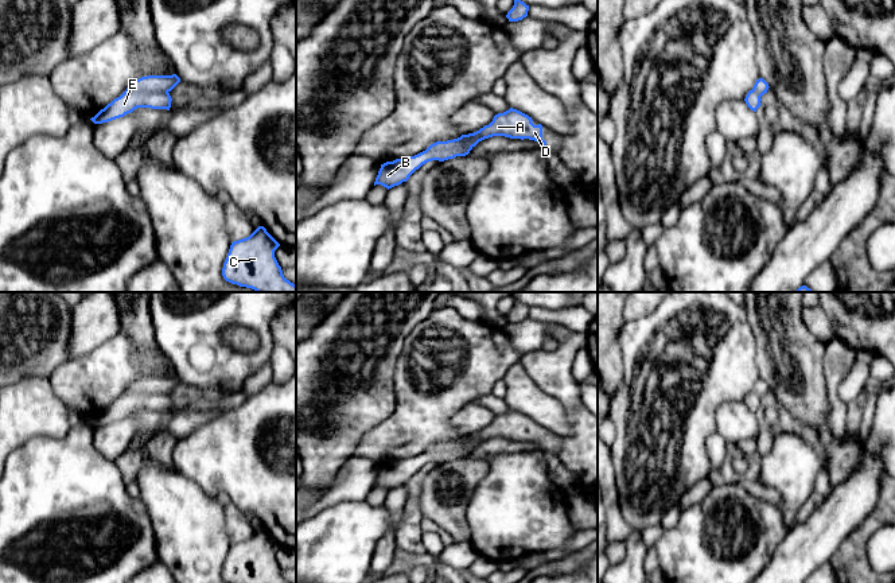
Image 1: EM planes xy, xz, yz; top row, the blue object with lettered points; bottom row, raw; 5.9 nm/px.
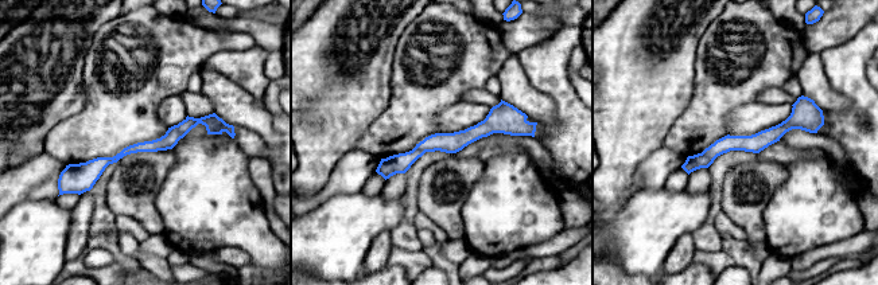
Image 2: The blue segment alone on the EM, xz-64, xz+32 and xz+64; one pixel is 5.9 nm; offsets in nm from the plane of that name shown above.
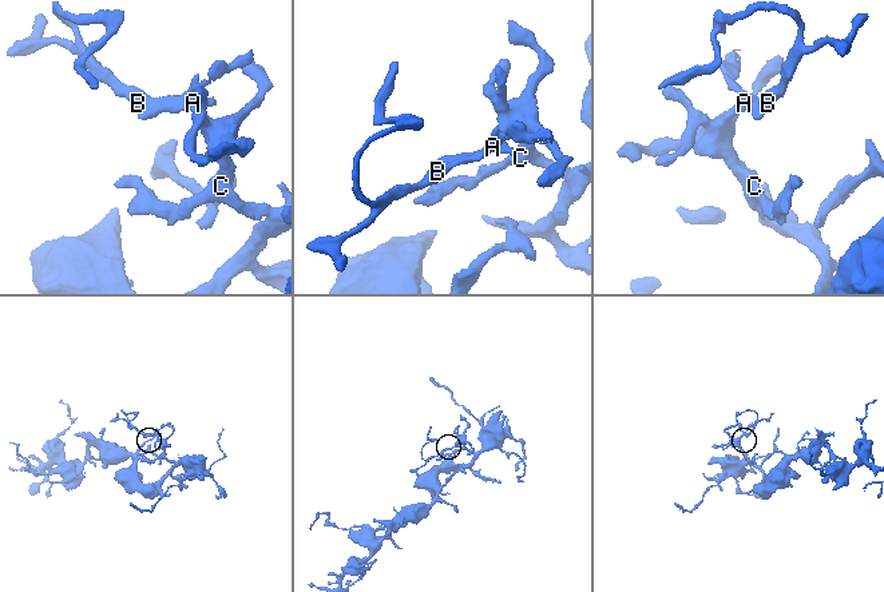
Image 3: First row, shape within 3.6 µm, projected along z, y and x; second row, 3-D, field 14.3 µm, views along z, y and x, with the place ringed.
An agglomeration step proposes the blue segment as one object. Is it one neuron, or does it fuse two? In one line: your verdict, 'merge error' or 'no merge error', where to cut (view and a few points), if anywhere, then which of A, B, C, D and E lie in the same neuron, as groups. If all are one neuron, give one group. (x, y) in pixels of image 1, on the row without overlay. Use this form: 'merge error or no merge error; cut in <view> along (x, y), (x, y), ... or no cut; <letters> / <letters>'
no merge error; no cut; A B C D E

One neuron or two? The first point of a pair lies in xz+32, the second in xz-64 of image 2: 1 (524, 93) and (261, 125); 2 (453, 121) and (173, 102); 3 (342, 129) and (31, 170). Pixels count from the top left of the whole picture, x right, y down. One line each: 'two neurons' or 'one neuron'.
1: one neuron
2: one neuron
3: two neurons

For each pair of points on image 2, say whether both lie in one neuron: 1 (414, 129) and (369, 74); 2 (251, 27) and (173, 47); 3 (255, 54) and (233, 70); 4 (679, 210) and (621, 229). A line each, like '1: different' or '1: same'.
1: different
2: different
3: same
4: same

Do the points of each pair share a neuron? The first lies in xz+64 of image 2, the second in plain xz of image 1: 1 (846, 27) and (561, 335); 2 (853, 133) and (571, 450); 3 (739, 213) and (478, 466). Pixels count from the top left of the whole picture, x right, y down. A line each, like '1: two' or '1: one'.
1: two
2: one
3: one

